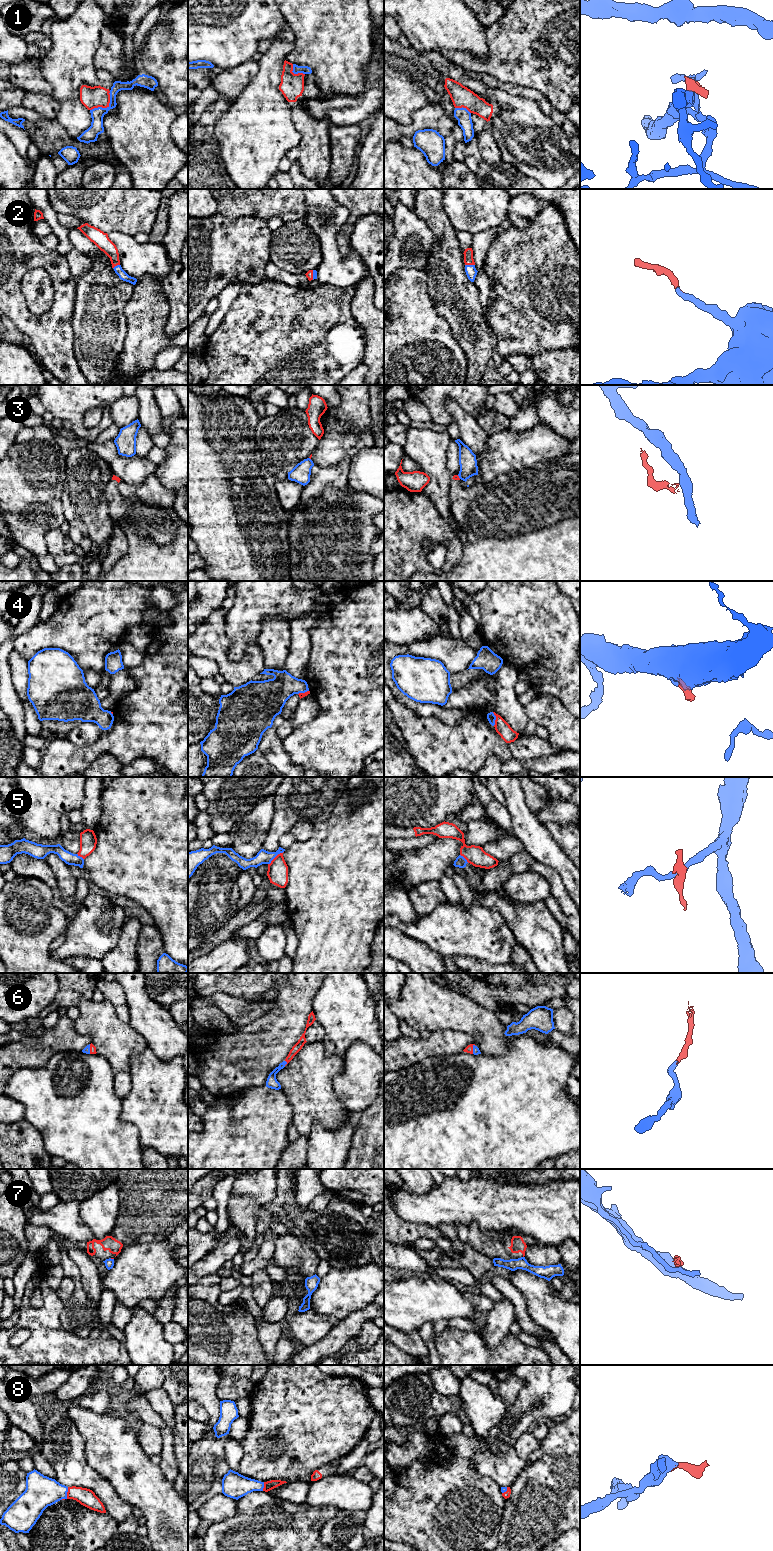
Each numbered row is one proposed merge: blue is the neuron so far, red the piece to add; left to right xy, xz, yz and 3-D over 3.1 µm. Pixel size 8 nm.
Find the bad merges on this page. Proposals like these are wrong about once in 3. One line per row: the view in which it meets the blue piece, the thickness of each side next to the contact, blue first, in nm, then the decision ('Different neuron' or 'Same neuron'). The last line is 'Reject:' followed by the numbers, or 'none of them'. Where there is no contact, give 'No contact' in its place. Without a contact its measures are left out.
1: Touches blue in xy. Thickness 110 nm (blue) against 180 nm. Different neuron
2: Touches blue in yz. Thickness 90 nm (blue) against 80 nm. Same neuron
3: Touches blue in yz. Thickness 140 nm (blue) against 50 nm. Different neuron
4: Touches blue in yz. Thickness 70 nm (blue) against 110 nm. Same neuron
5: Touches blue in xz. Thickness 110 nm (blue) against 160 nm. Different neuron
6: Touches blue in xz. Thickness 90 nm (blue) against 70 nm. Same neuron
7: Touches blue in xy. Thickness 80 nm (blue) against 20 nm. Different neuron
8: Touches blue in xy. Thickness 260 nm (blue) against 140 nm. Same neuron
Reject: 1, 3, 5, 7

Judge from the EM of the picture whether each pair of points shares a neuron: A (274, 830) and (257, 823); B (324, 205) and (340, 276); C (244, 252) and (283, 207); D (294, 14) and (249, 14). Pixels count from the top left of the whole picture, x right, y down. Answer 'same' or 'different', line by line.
A: different
B: same
C: different
D: different

